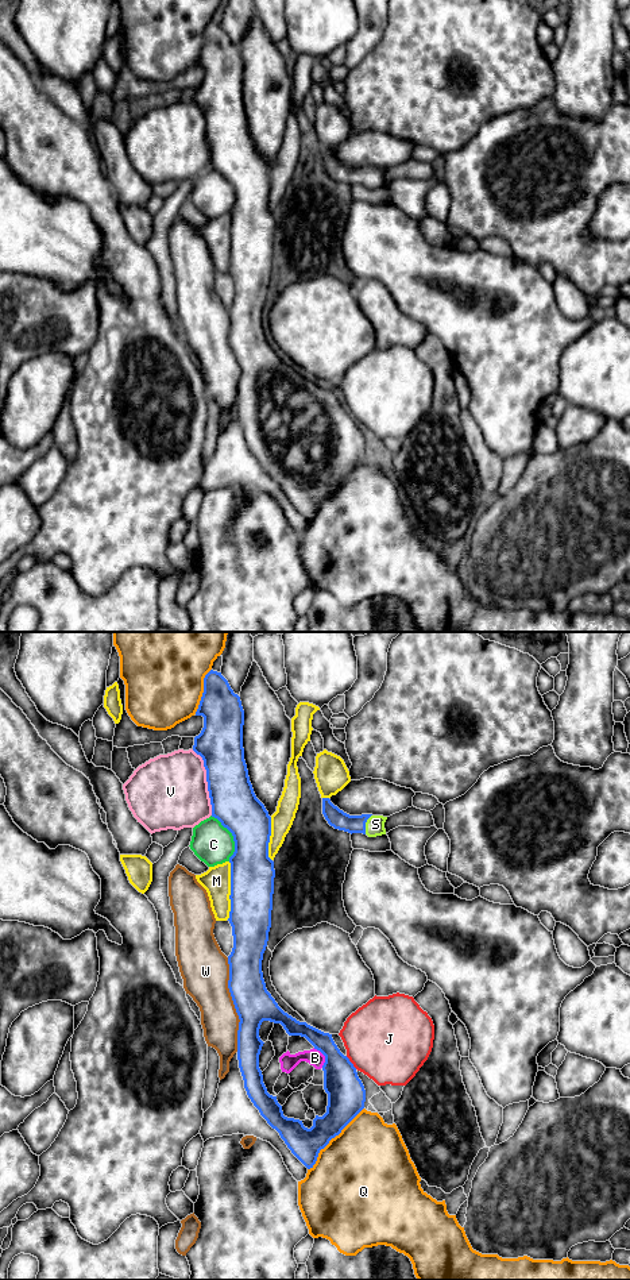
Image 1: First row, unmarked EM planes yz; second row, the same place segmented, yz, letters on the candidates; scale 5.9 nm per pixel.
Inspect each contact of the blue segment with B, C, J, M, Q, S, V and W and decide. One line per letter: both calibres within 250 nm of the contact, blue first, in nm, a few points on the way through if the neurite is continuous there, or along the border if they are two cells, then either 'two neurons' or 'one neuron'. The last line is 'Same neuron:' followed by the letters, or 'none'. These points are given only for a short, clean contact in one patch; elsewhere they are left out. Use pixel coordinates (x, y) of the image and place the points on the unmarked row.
B: calibres 220 and 100 nm; one neuron
C: calibres 280 and 240 nm; two neurons
J: calibres 220 and 480 nm; border yz (346, 408), (356, 420); two neurons
M: calibres 260 and 170 nm; two neurons
Q: calibres 220 and 480 nm; two neurons
S: calibres 110 and 110 nm; way yz (337, 170), (350, 176), (364, 176), (375, 176); one neuron
V: calibres 280 and 440 nm; two neurons
W: calibres 220 and 280 nm; two neurons
Same neuron: B, S

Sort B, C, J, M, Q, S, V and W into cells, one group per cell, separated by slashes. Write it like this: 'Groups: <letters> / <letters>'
Groups: B S / C / J / M / Q / V / W

